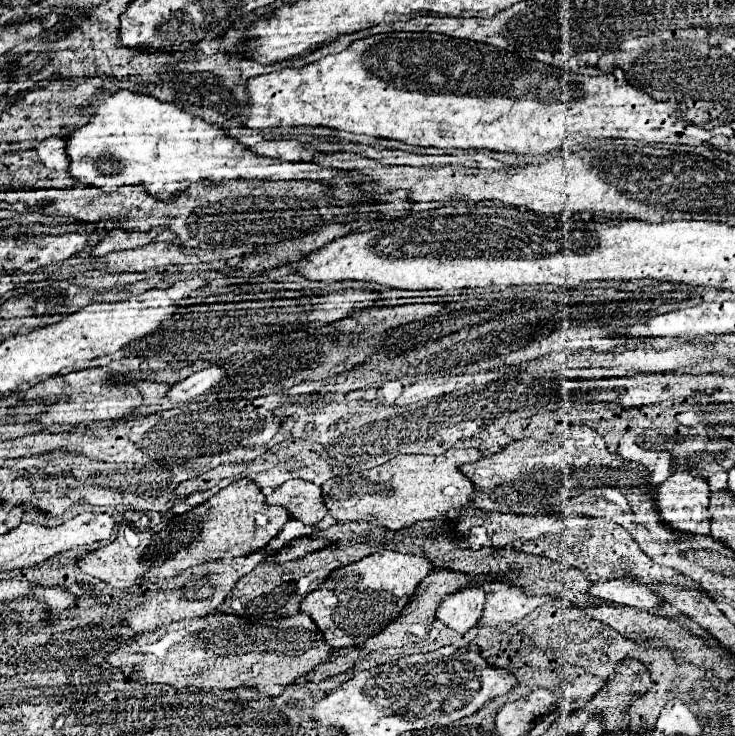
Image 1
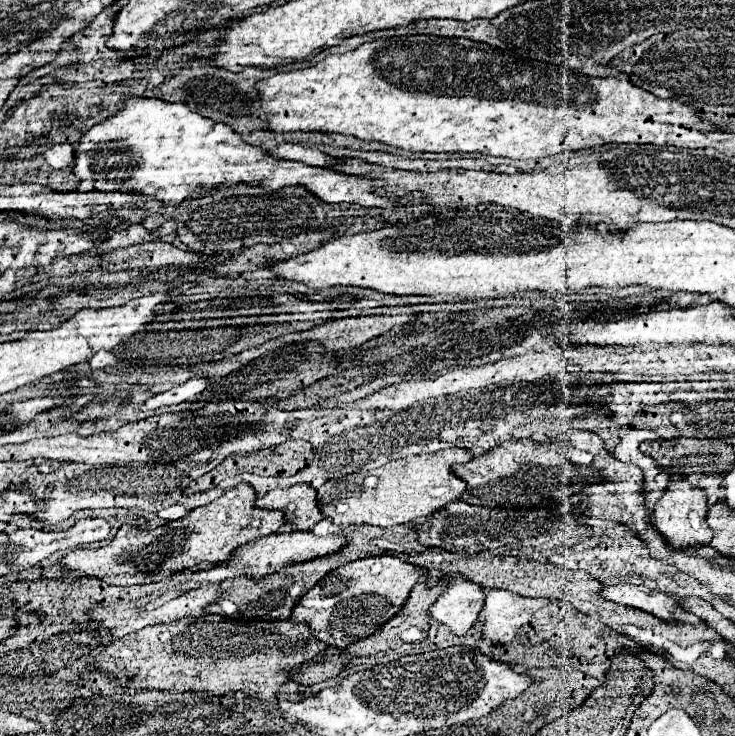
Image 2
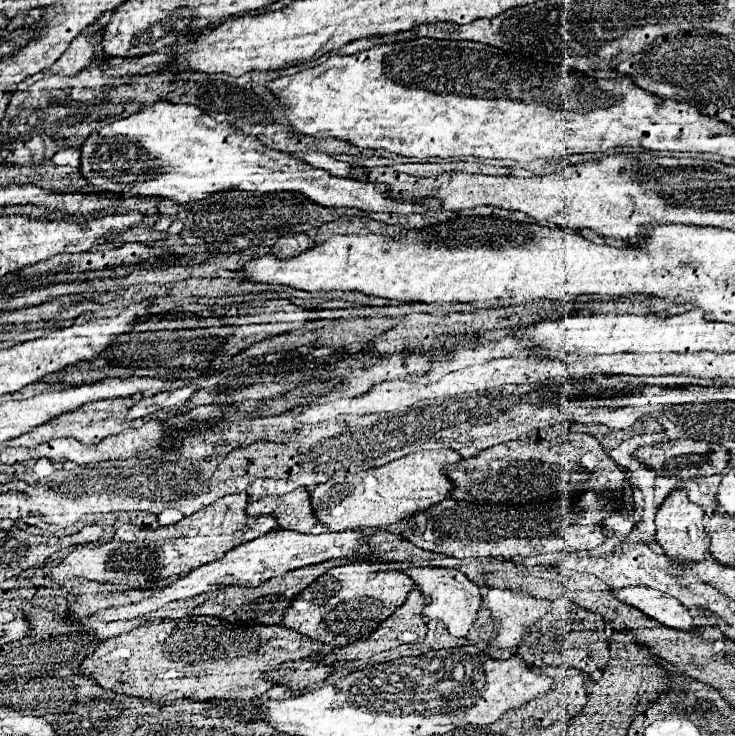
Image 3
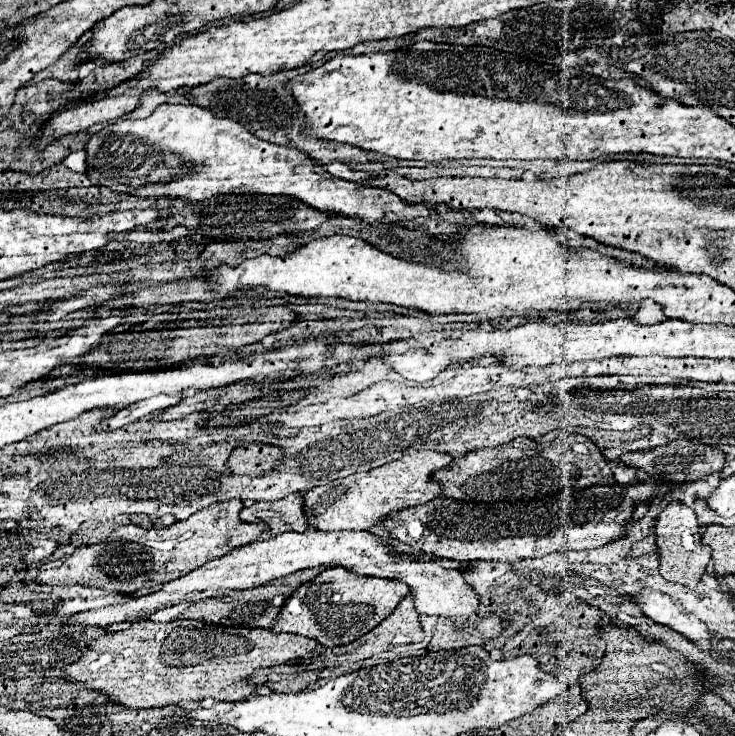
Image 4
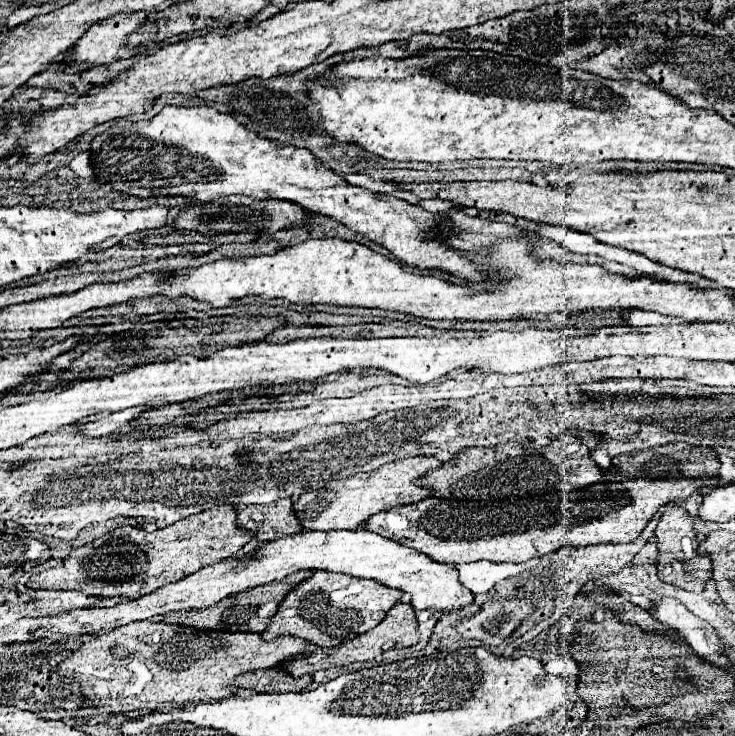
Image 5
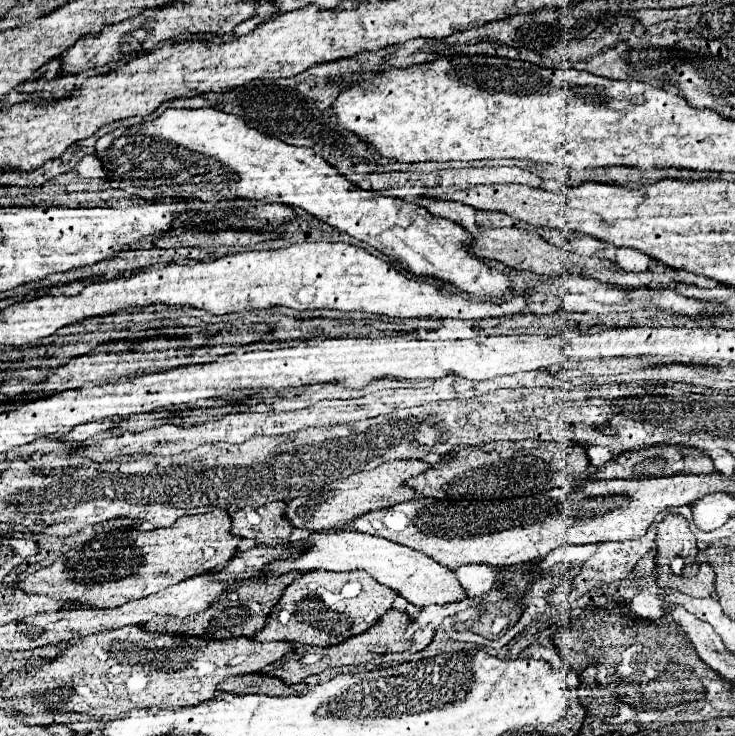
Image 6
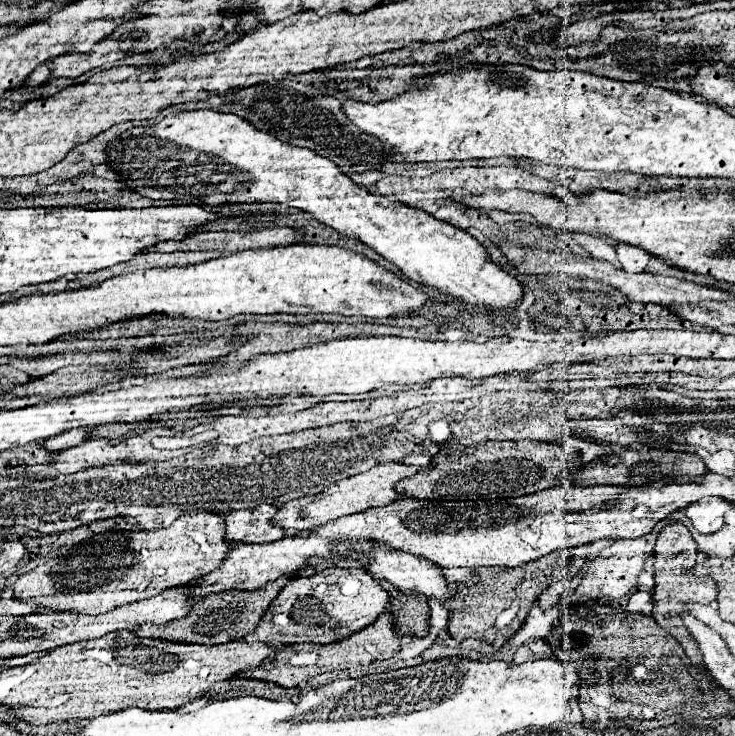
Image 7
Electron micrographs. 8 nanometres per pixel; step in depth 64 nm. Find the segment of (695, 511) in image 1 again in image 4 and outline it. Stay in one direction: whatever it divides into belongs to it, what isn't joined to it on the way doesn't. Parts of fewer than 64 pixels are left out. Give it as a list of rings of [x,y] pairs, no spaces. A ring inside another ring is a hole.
[[[672,502],[668,504],[662,514],[656,520],[654,532],[656,532],[656,546],[658,546],[658,554],[660,554],[660,574],[666,576],[668,582],[676,582],[676,584],[684,584],[694,588],[702,574],[706,572],[706,566],[710,562],[710,548],[700,544],[700,526],[696,520],[696,514],[684,506],[682,502]]]

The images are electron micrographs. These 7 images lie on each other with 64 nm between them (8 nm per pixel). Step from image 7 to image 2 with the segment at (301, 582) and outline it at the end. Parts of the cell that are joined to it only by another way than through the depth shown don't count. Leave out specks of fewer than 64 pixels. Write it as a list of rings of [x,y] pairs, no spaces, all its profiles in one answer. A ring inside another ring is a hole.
[[[376,556],[350,562],[328,572],[298,604],[290,616],[292,622],[306,622],[314,636],[324,644],[348,648],[350,644],[372,636],[384,622],[388,622],[410,596],[412,586],[422,578],[422,568],[404,562],[400,556]]]

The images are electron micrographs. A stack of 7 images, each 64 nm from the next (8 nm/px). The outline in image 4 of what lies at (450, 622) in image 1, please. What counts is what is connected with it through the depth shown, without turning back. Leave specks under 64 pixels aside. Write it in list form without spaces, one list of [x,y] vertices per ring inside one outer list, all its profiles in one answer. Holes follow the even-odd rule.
[[[340,530],[340,532],[286,532],[268,540],[258,540],[248,546],[238,548],[236,552],[230,552],[222,558],[210,560],[198,570],[192,570],[190,574],[164,584],[160,590],[132,598],[124,604],[104,606],[96,610],[78,612],[70,618],[66,618],[64,624],[68,626],[100,626],[106,628],[116,622],[134,622],[142,618],[150,618],[150,614],[176,606],[182,602],[200,602],[206,598],[222,598],[226,596],[226,590],[250,590],[256,586],[262,586],[270,580],[288,576],[298,570],[306,568],[346,568],[360,576],[378,576],[378,578],[394,578],[404,580],[414,596],[414,606],[420,614],[430,616],[446,616],[456,622],[456,626],[466,624],[468,616],[476,612],[478,608],[478,594],[464,582],[462,572],[448,570],[444,566],[438,566],[436,560],[414,560],[410,556],[398,554],[388,546],[388,540],[382,540],[380,536],[374,536],[372,532],[352,532],[352,530]]]

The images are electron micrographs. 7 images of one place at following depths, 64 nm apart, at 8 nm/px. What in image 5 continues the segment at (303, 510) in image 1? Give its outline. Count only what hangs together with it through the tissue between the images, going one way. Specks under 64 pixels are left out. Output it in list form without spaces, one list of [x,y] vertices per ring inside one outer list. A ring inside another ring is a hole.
[[[290,498],[272,502],[272,504],[244,506],[238,510],[236,524],[242,530],[254,532],[260,542],[272,542],[302,530],[300,522],[294,516]]]

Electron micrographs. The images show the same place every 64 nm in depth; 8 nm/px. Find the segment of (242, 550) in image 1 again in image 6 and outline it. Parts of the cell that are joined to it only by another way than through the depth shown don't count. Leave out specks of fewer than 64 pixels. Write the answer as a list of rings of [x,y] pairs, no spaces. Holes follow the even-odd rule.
[[[214,508],[198,516],[182,516],[168,528],[158,528],[150,532],[126,528],[126,530],[112,530],[108,534],[98,534],[94,540],[86,542],[84,546],[78,546],[70,550],[68,554],[62,554],[60,558],[56,558],[52,566],[40,568],[38,572],[22,578],[18,582],[18,588],[22,588],[26,594],[42,594],[54,600],[68,600],[76,606],[88,606],[88,608],[98,608],[98,610],[116,608],[116,606],[122,606],[124,602],[156,594],[158,590],[178,584],[182,580],[188,580],[192,576],[222,568],[236,554],[238,540],[240,540],[236,536],[230,536],[230,524],[232,524],[230,516],[222,508]]]

